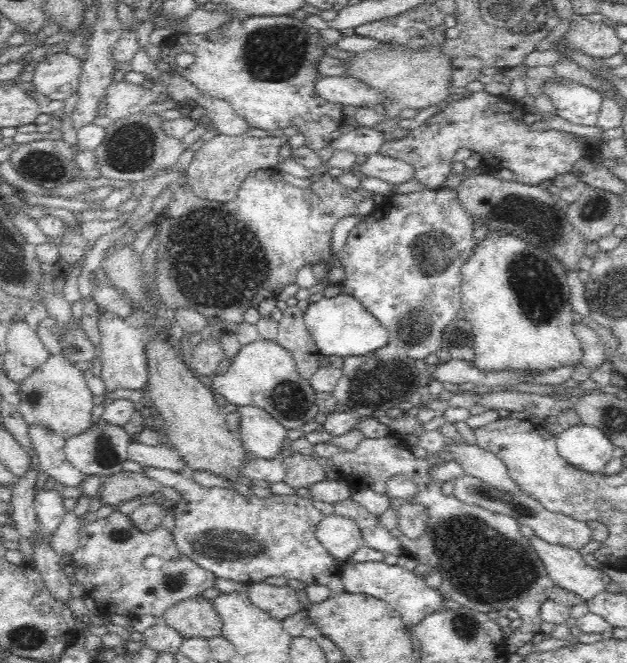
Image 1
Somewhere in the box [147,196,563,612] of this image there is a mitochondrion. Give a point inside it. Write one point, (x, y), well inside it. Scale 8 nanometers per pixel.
(231, 266)

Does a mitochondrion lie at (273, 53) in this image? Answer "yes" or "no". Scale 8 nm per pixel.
yes

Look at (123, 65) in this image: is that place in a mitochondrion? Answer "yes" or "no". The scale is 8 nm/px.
no

